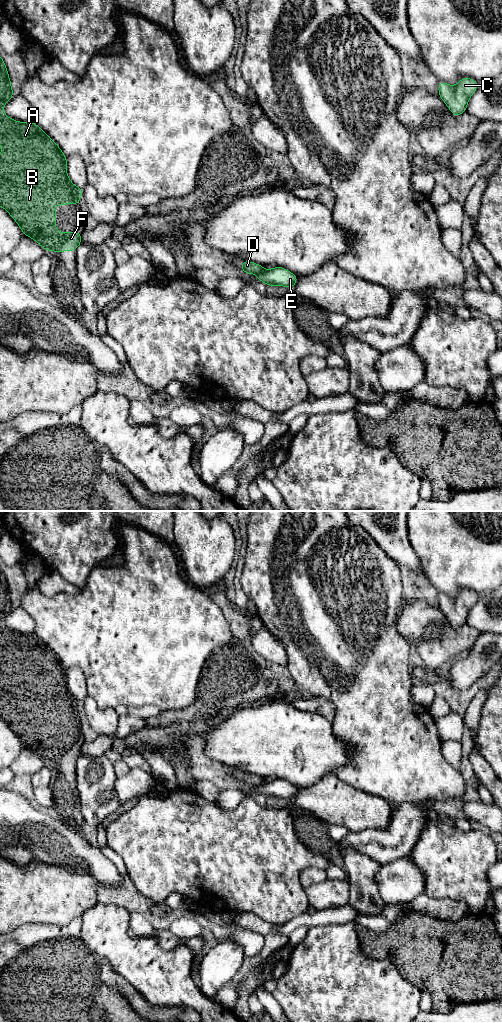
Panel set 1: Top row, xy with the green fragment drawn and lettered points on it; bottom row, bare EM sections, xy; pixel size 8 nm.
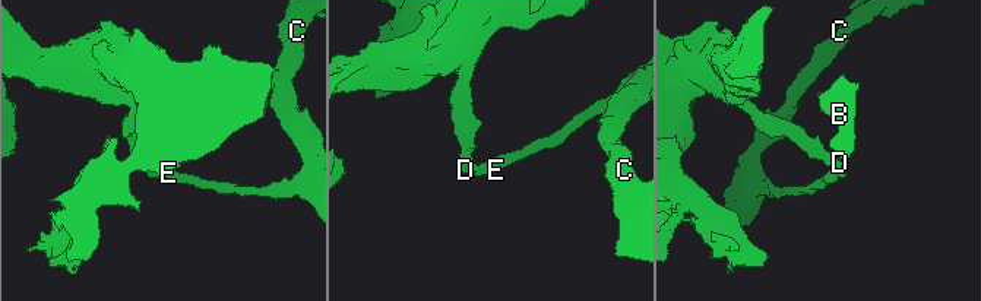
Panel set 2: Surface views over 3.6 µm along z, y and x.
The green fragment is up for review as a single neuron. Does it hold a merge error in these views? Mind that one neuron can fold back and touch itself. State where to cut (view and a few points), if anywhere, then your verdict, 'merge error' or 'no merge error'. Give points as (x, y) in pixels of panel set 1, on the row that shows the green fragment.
xy (264, 268), (257, 274) | merge error

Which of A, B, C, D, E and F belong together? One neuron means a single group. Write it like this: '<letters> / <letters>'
A B D F / C E

